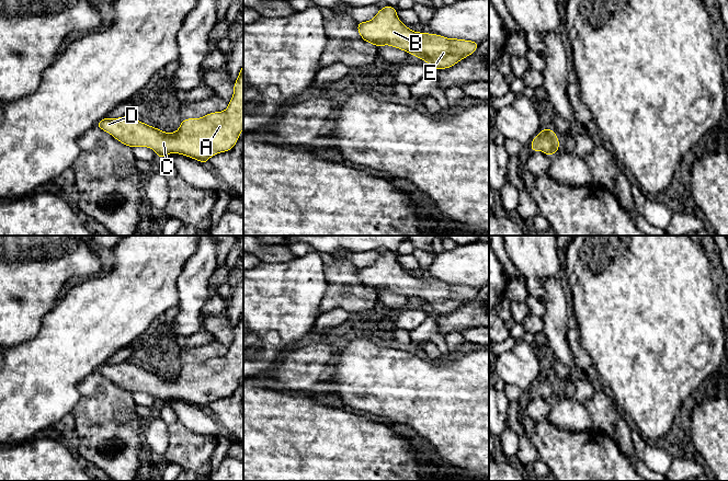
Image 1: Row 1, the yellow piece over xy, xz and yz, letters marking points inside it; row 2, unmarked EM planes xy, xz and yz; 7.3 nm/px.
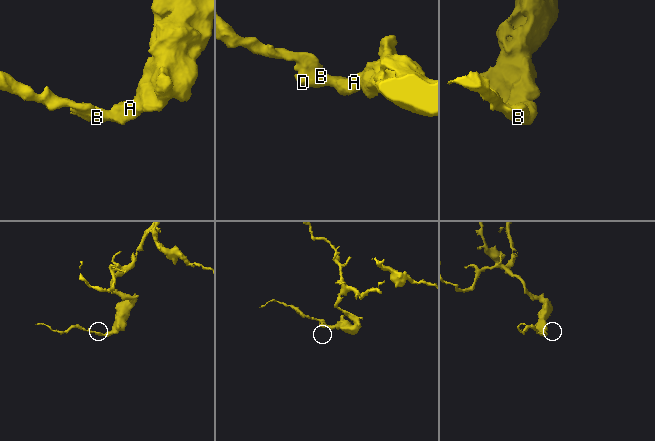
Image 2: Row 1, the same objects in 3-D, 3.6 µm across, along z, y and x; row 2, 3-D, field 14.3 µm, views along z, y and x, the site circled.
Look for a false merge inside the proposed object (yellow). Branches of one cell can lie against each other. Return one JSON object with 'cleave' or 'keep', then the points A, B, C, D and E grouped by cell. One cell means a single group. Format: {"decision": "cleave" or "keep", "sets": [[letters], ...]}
{"decision": "keep", "sets": [["A", "B", "C", "D", "E"]]}

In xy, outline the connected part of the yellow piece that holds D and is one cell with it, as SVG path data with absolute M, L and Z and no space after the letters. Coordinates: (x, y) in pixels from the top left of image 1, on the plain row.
M243 310L234 329L234 341L224 357L186 364L175 378L166 378L132 363L105 363L96 371L128 391L152 394L158 403L177 398L207 410L211 402L227 398L243 375Z

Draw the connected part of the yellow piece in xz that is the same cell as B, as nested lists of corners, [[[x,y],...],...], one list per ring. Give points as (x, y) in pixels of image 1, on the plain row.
[[[390,251],[379,254],[371,266],[357,267],[357,277],[366,288],[377,294],[388,290],[405,296],[423,305],[432,314],[451,313],[479,291],[478,287],[414,277],[399,265],[397,255]]]

